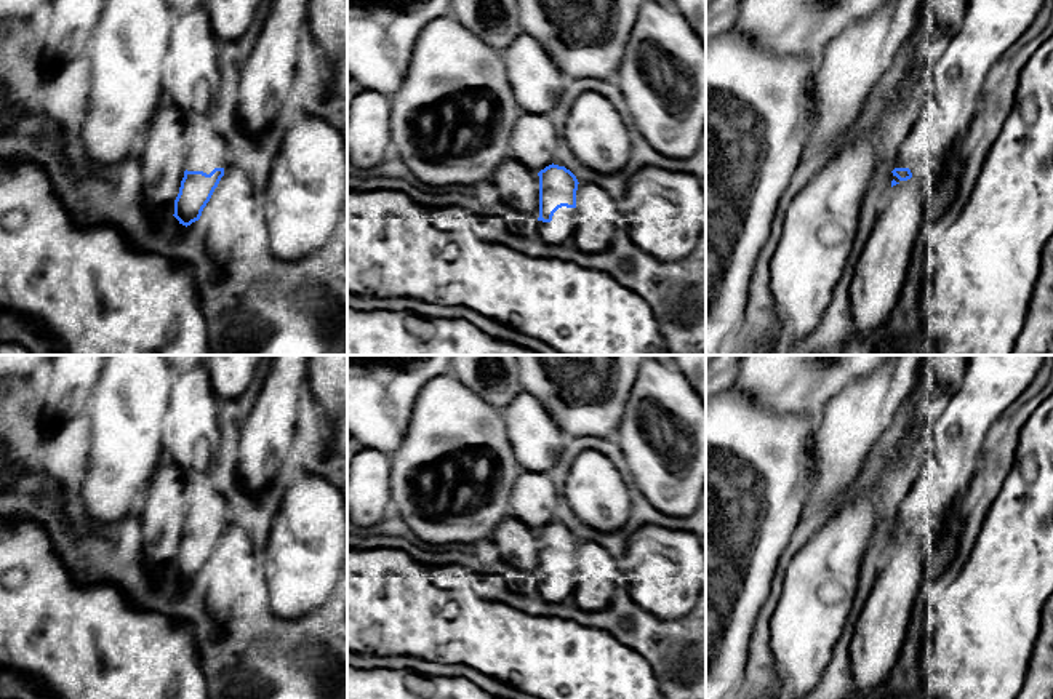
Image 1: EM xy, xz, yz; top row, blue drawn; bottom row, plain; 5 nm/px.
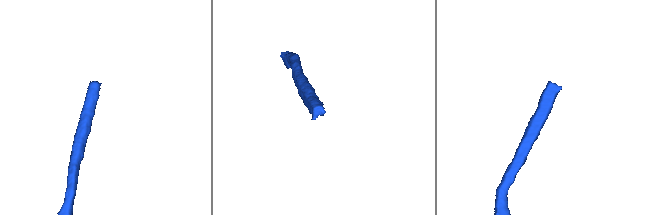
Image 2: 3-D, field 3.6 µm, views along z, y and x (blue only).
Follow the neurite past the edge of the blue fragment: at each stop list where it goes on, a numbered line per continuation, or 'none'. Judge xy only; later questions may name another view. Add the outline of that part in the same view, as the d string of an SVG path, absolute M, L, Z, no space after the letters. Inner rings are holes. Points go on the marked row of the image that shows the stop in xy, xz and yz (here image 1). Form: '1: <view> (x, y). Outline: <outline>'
1: xy (205, 160). Outline: M192 149L184 168L187 171L203 171L210 174L214 168L224 168L226 160L224 149Z

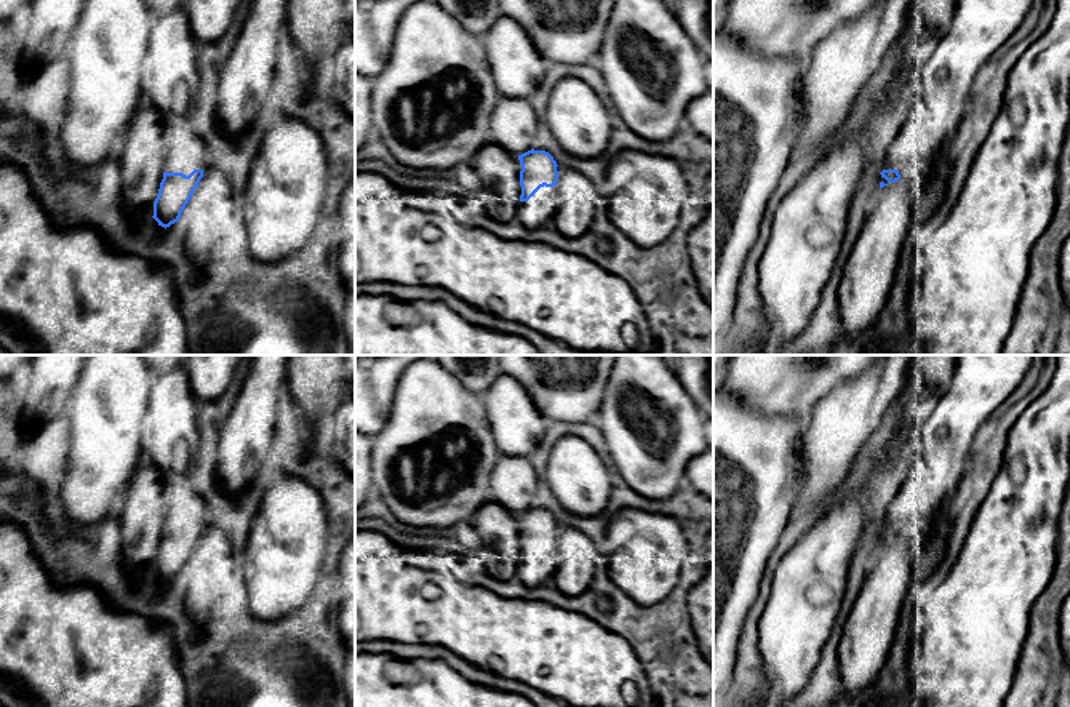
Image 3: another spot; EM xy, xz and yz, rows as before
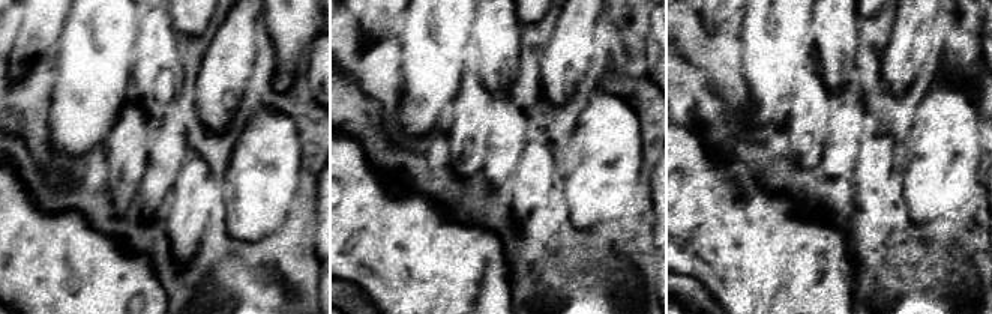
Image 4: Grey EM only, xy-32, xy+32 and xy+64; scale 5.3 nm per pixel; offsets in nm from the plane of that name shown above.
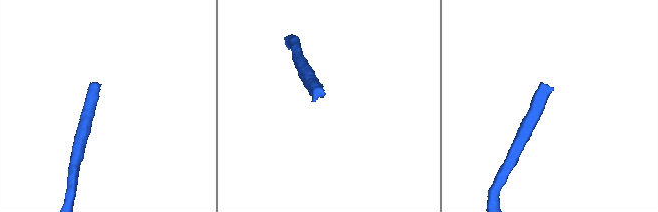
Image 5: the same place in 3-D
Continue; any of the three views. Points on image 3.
1: xy (184, 162). Outline: M171 150L163 170L166 173L182 173L189 176L194 170L203 170L205 162L203 150Z

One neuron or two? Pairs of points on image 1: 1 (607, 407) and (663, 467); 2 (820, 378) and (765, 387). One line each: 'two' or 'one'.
1: two
2: one

